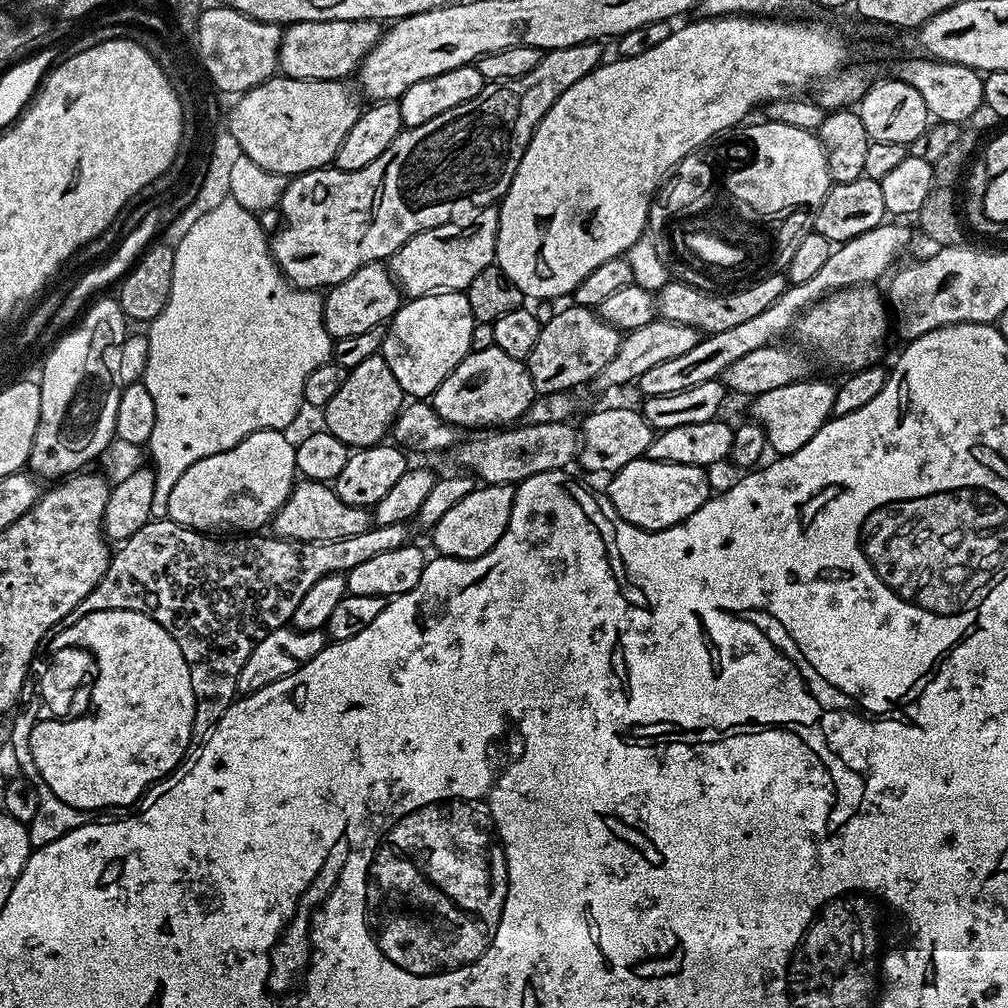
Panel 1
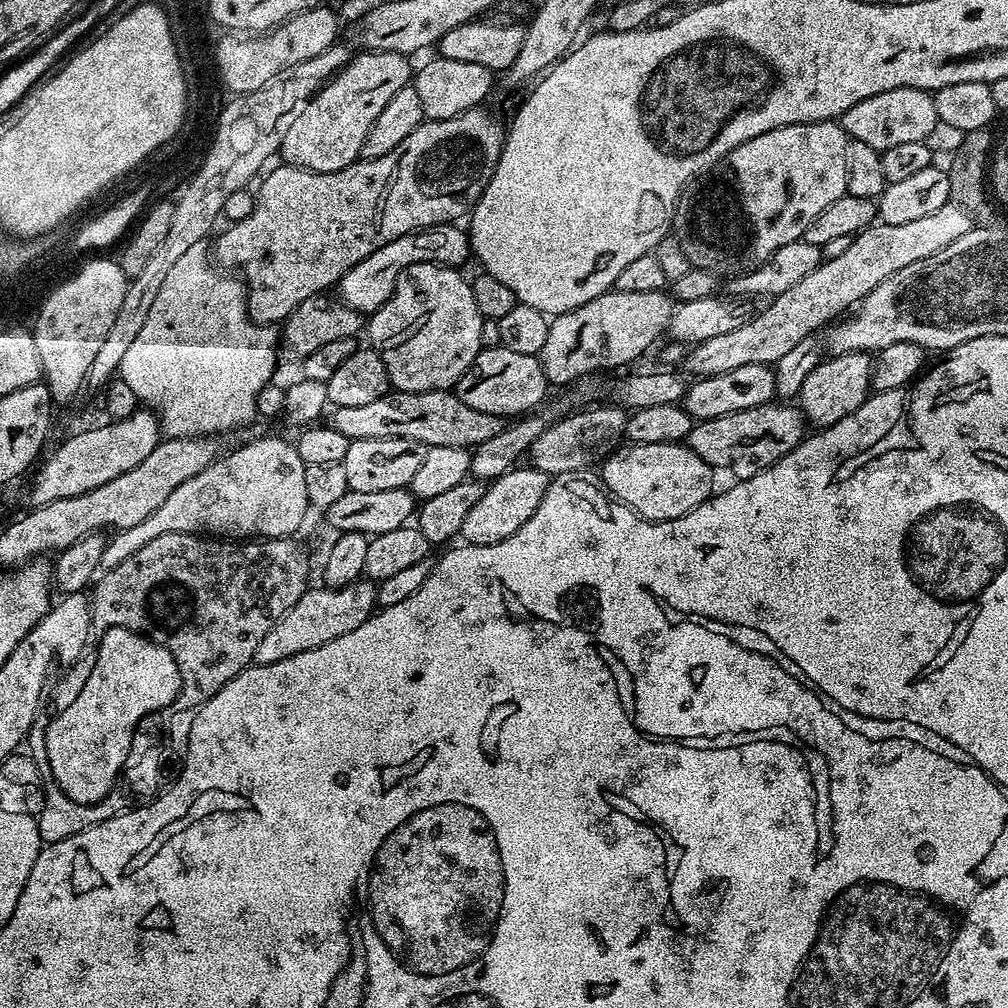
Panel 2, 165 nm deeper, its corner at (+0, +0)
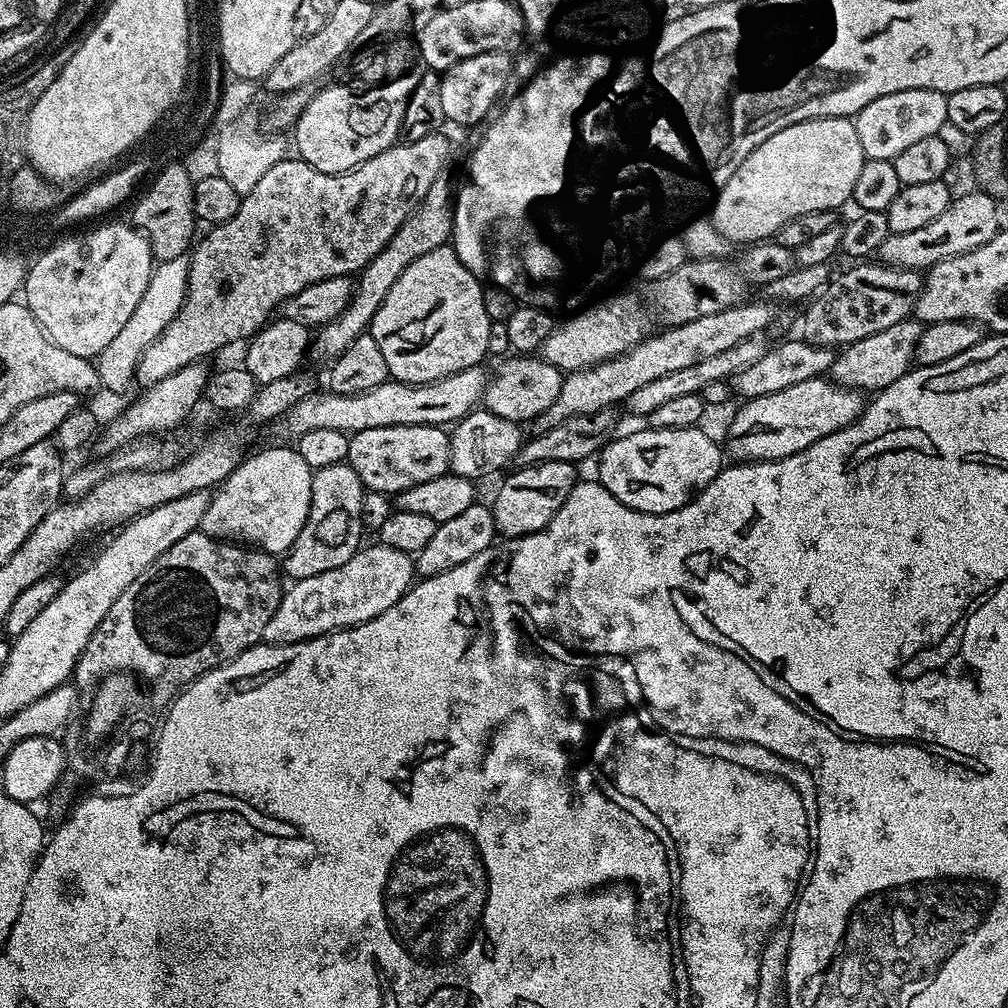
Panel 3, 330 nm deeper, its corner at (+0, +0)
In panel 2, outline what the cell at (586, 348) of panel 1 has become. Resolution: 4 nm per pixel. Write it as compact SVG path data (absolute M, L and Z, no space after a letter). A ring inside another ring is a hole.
M609 290L574 310L551 317L546 342L538 357L549 385L571 386L578 380L595 377L595 372L608 372L611 368L624 368L634 363L660 335L663 337L667 333L673 307L673 297L667 291L630 294Z

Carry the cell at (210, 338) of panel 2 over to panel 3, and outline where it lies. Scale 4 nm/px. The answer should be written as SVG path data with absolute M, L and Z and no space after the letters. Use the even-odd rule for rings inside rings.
M187 255L169 260L161 260L152 269L152 277L148 283L146 294L142 294L142 302L134 306L134 314L130 314L130 322L122 326L122 330L110 341L110 346L95 357L96 372L100 375L100 383L112 392L124 392L133 387L136 367L140 361L140 353L158 334L162 334L165 324L169 324L178 314L188 291L188 262Z

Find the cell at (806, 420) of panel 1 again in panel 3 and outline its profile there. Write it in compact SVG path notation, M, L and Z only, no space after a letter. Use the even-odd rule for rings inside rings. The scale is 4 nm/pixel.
M915 318L902 322L894 322L887 330L878 334L870 334L870 338L862 338L839 349L837 359L832 367L830 379L841 388L853 388L861 394L875 394L886 386L898 382L913 367L916 358L916 347L923 334L925 325Z

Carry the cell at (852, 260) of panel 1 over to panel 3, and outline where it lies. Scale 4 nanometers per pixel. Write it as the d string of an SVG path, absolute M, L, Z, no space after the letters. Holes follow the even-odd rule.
M972 190L965 196L957 195L934 222L922 226L922 230L909 230L906 234L891 233L888 241L880 247L879 259L891 268L910 268L927 270L933 264L942 262L951 256L966 254L994 238L1002 227L998 201L982 191Z

